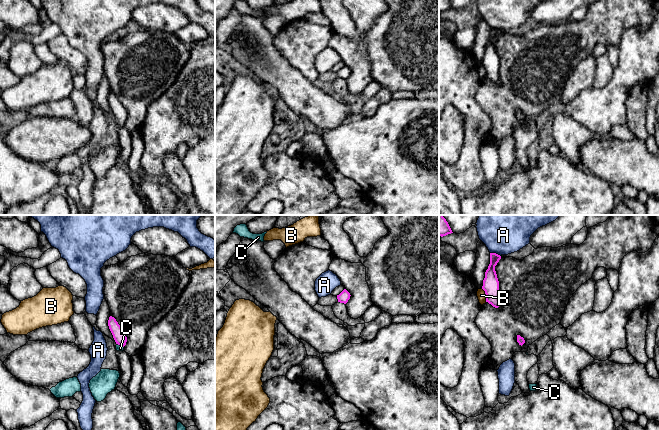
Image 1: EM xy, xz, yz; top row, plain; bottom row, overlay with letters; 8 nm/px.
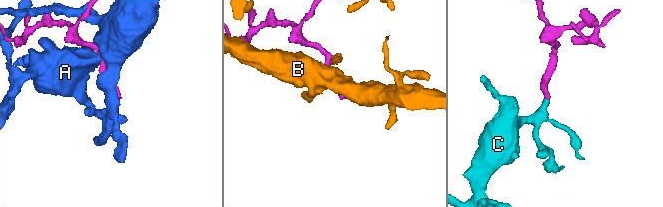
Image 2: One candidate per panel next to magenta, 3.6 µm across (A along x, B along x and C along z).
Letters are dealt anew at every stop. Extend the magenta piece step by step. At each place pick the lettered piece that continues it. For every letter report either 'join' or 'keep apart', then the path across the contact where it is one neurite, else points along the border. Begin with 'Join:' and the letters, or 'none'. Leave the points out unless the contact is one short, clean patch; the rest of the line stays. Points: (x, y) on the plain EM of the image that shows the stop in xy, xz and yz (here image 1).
Join: C
A: keep apart
B: keep apart; border along yz (481, 64), (484, 67), (486, 77)
C: join; runs through xy (119, 112), (120, 121), (119, 124)

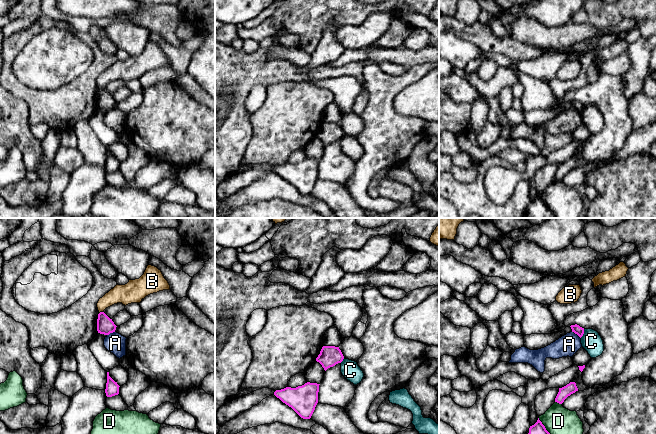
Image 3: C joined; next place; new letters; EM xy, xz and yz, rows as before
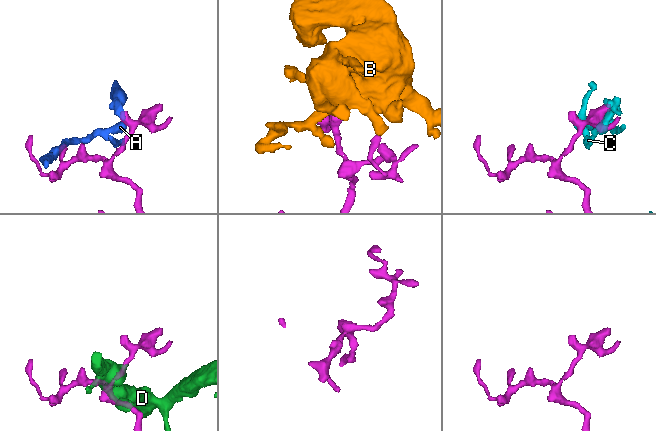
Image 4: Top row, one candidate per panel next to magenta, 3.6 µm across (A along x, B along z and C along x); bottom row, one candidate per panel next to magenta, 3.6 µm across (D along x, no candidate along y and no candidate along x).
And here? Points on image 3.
Join: none
A: keep apart; border along yz (572, 107), (580, 114)
B: keep apart
C: keep apart; border along yz (584, 105), (584, 109), (580, 113)
D: keep apart

